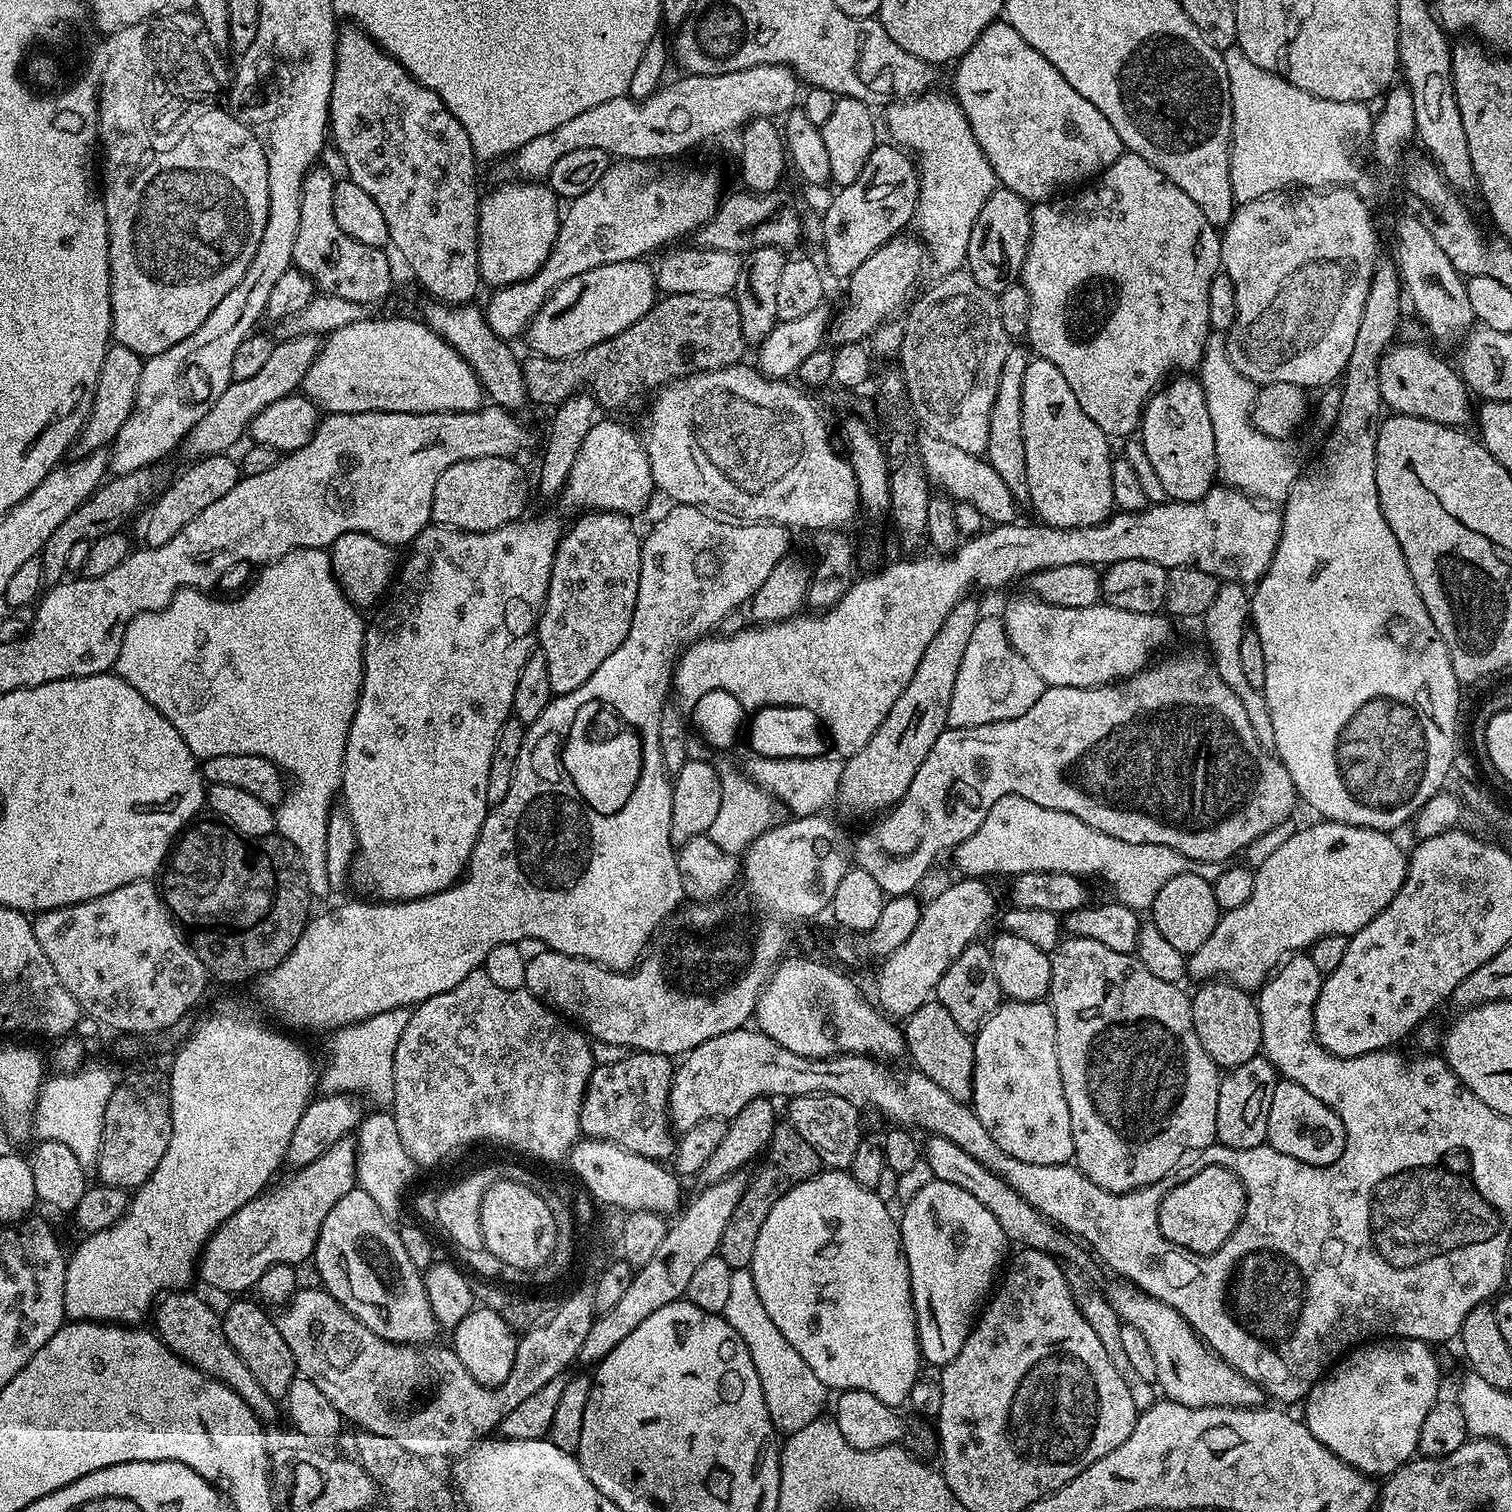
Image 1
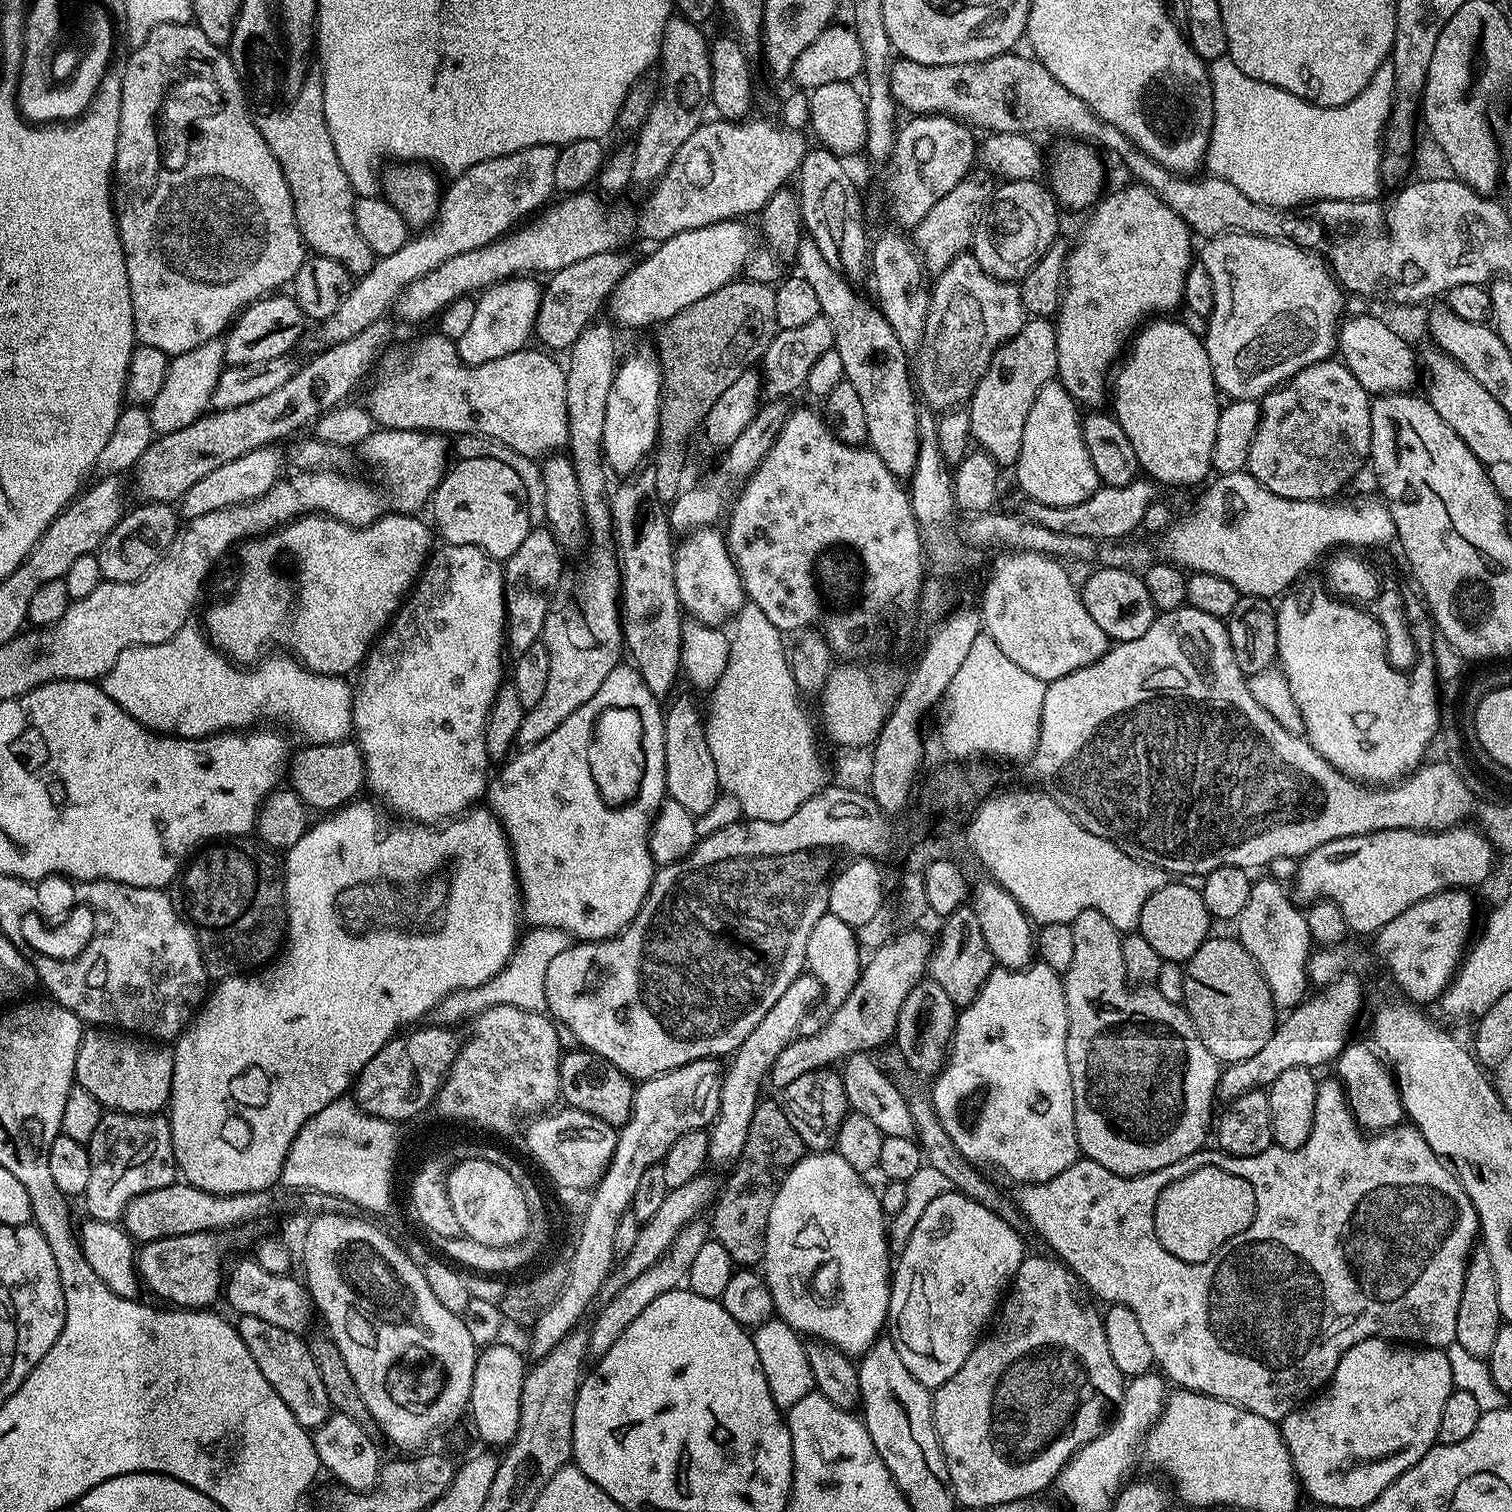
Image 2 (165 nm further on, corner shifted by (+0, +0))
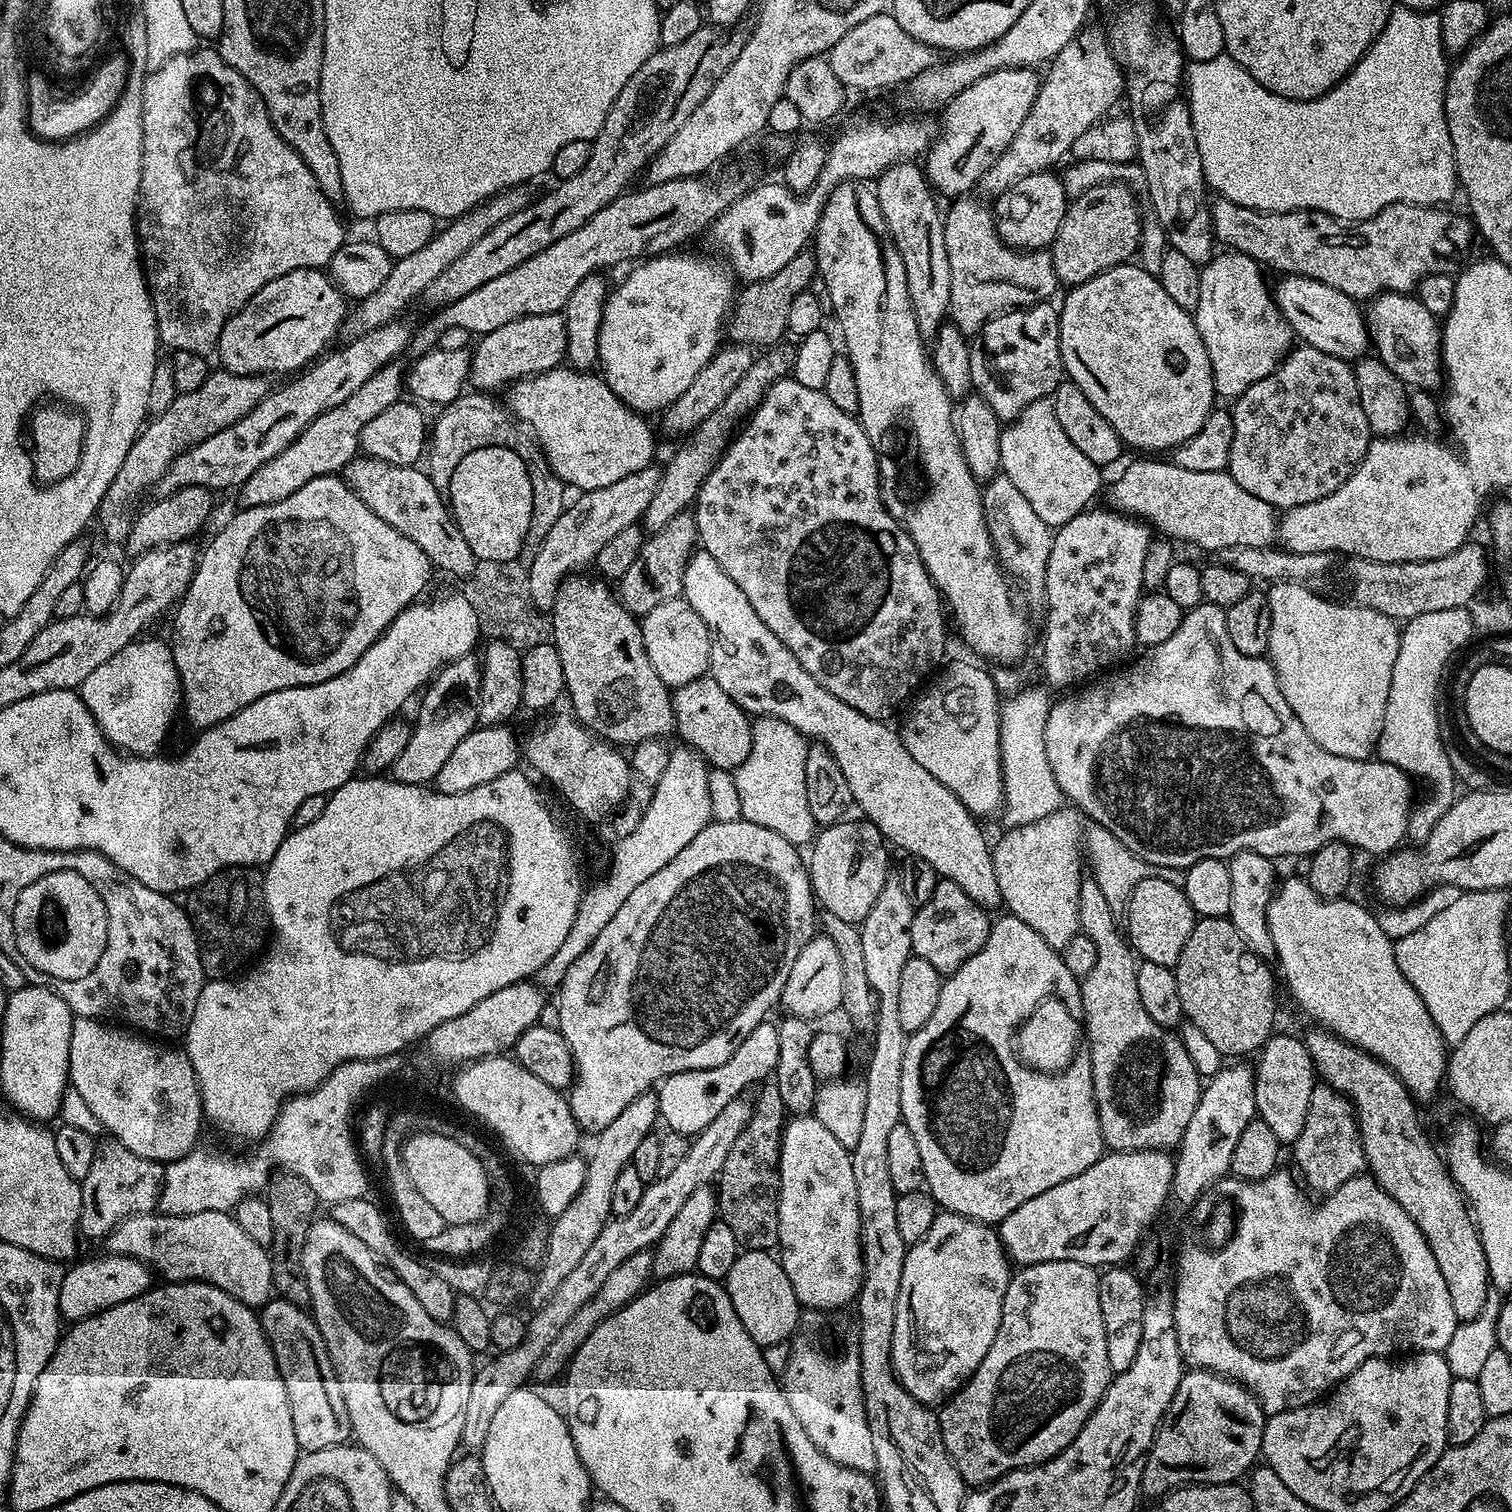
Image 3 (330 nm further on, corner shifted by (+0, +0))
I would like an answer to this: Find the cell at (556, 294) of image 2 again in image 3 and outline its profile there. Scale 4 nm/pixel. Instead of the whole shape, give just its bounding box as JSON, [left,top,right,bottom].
[468,312,567,394]

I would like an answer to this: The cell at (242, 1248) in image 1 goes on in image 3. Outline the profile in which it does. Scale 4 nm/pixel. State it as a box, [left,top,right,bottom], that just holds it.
[58,1255,154,1322]

